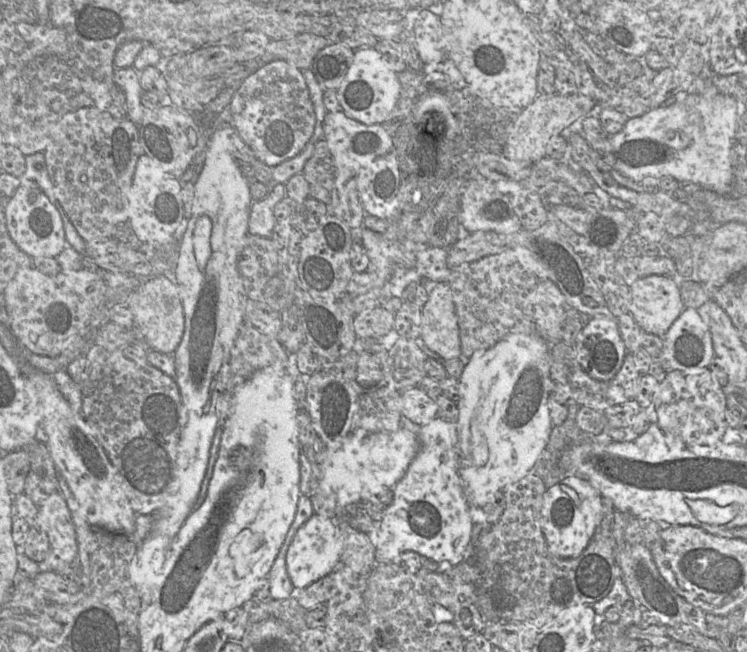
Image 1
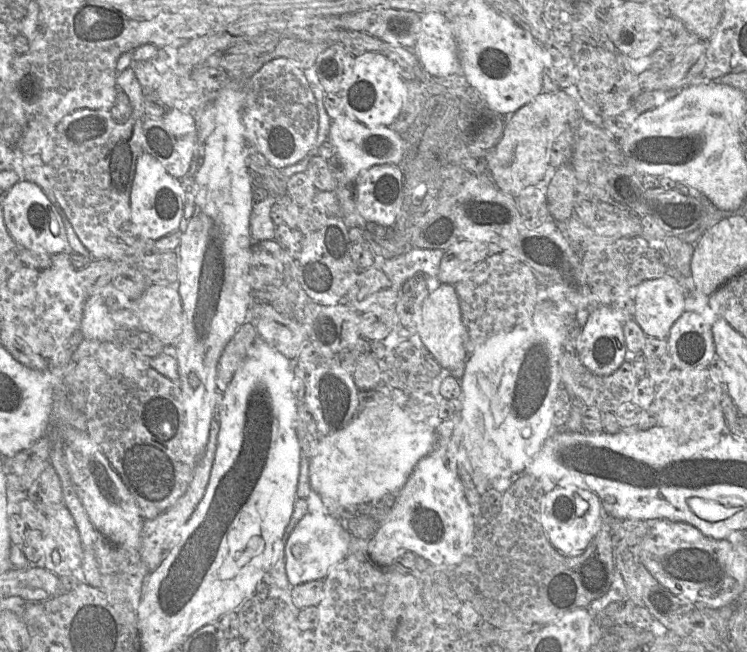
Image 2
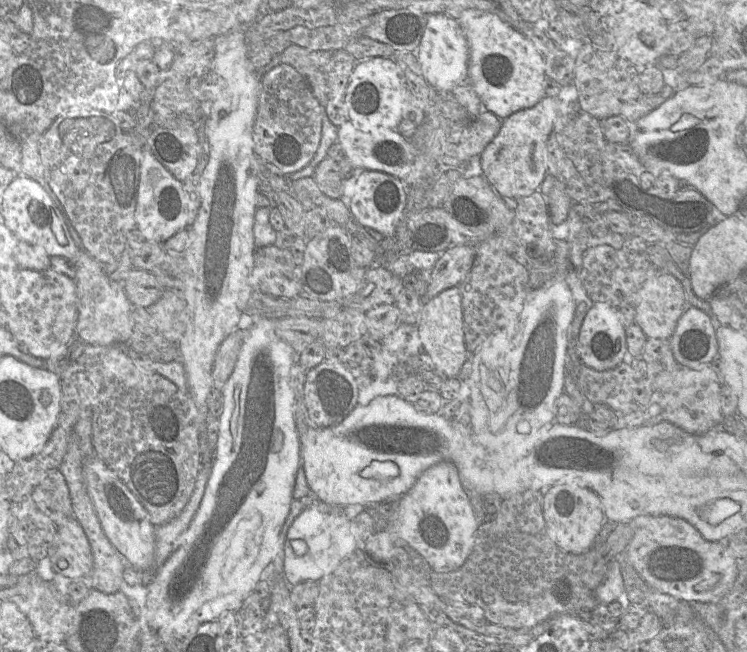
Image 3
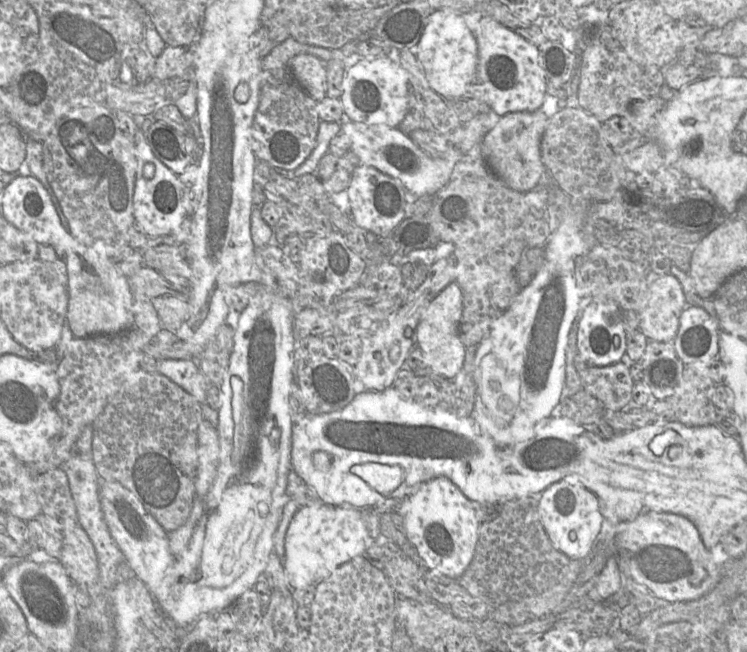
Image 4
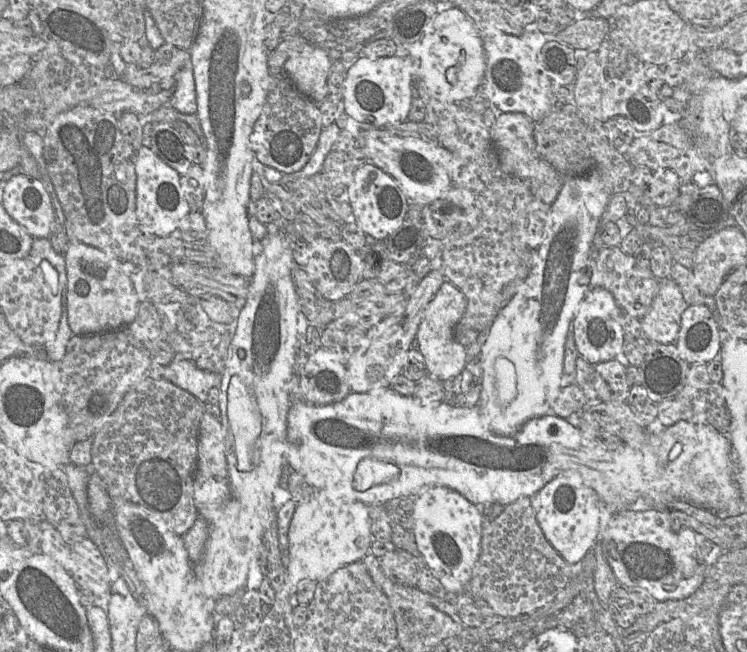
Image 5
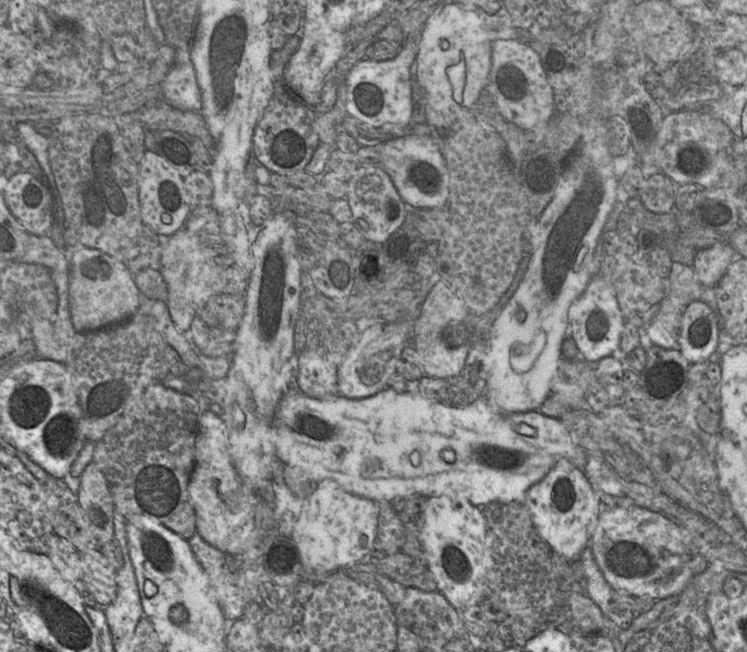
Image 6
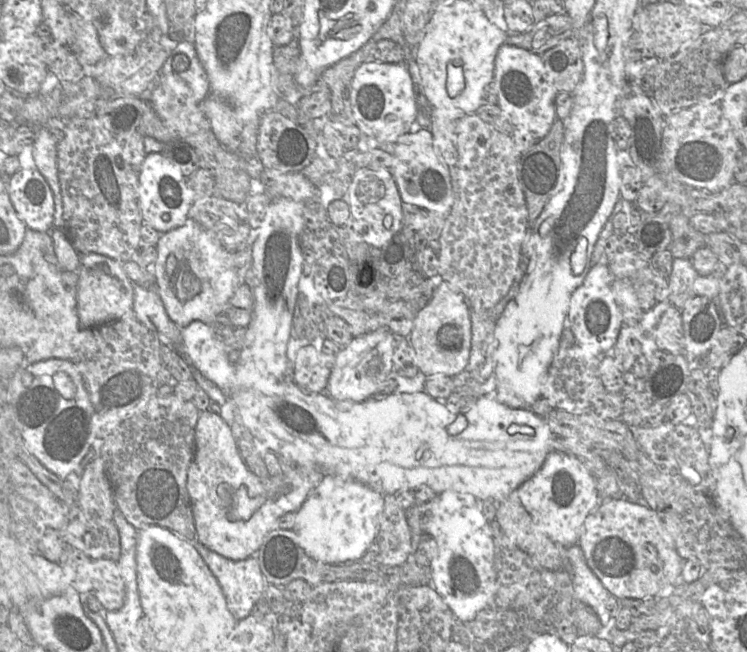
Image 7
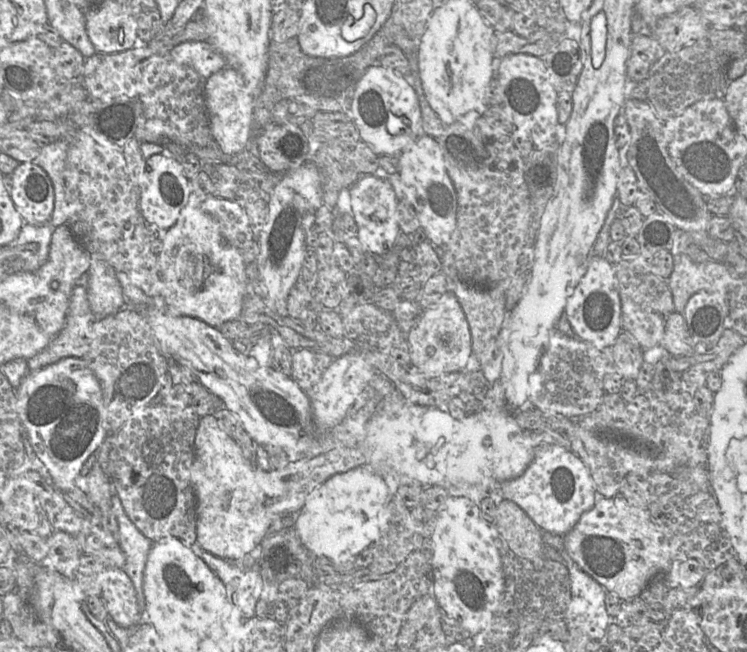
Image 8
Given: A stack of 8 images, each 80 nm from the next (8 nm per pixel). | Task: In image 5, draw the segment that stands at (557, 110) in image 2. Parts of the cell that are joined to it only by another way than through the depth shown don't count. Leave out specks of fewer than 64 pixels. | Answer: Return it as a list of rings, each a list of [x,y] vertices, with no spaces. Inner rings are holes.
[[[502,113],[491,130],[501,167],[527,181],[540,159],[534,141],[534,122],[521,113]]]

